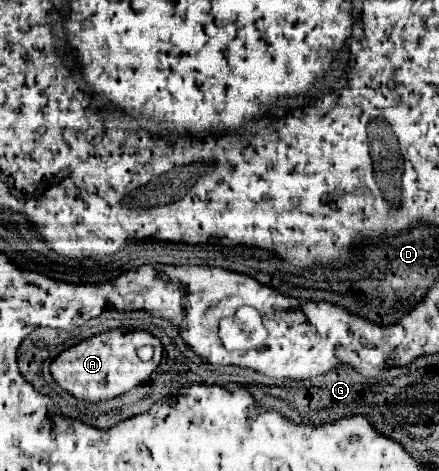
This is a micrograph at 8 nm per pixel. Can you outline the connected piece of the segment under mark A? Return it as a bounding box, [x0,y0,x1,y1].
[51,328,163,402]

